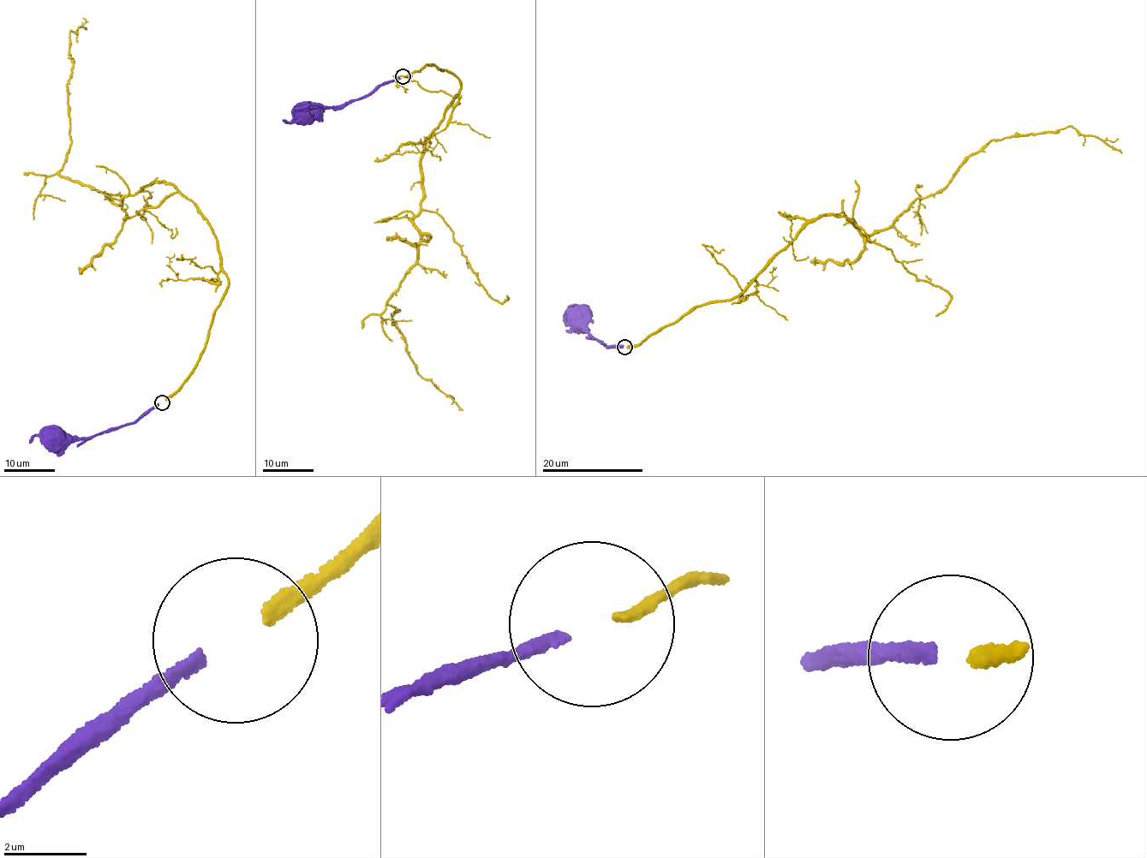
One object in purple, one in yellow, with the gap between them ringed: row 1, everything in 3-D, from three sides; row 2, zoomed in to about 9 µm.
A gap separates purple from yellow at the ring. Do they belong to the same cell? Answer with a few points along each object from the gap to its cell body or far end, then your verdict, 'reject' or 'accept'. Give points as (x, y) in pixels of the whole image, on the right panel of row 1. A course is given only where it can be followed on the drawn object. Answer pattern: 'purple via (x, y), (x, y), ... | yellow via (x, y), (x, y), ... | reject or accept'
purple via (623, 345), (607, 347), (593, 336), (580, 324), (576, 314), (581, 314) | yellow via (627, 348), (740, 294), (808, 222), (833, 214), (866, 235), (892, 228), (994, 140), (1069, 126), (1121, 152) | accept

